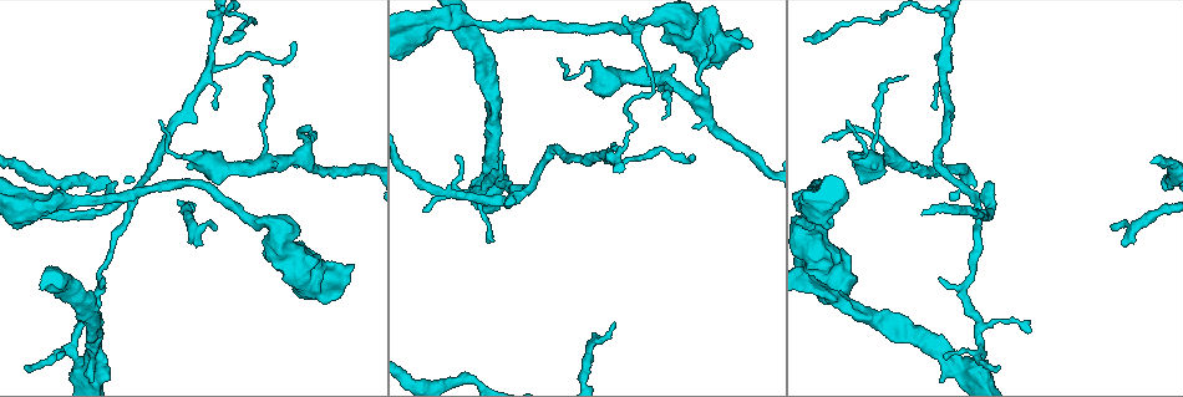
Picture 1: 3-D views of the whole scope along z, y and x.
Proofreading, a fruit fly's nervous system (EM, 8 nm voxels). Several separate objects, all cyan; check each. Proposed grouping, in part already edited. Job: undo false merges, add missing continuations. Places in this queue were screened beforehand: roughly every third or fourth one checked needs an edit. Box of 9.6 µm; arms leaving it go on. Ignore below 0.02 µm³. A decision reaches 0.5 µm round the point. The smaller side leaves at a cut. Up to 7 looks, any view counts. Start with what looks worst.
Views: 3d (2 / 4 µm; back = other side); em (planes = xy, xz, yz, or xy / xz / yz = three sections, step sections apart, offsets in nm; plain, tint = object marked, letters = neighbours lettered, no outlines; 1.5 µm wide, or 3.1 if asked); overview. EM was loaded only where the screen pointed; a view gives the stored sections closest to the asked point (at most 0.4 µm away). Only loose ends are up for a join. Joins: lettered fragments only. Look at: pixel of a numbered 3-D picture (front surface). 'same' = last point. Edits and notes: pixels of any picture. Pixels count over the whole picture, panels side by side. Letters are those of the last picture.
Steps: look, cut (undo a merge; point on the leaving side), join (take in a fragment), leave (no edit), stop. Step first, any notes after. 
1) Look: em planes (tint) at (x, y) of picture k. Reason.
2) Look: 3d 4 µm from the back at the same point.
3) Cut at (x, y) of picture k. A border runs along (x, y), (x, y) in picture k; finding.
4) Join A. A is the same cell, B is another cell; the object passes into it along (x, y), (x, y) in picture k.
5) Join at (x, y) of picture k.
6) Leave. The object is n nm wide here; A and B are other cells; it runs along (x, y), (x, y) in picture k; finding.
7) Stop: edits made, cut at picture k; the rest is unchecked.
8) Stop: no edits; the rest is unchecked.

Look: 3d 4 µm at (266, 75) of picture 1. An open end.

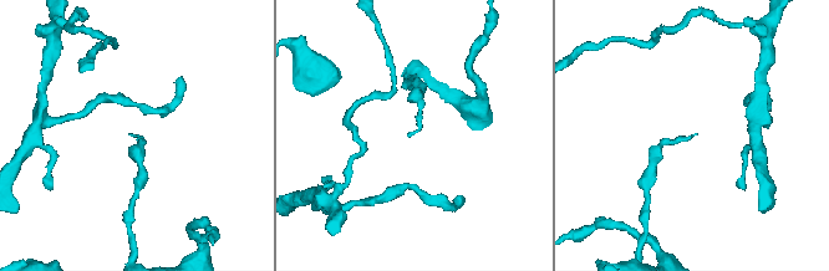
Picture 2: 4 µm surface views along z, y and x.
Look: em planes (letters) at (132, 134) of picture 2.

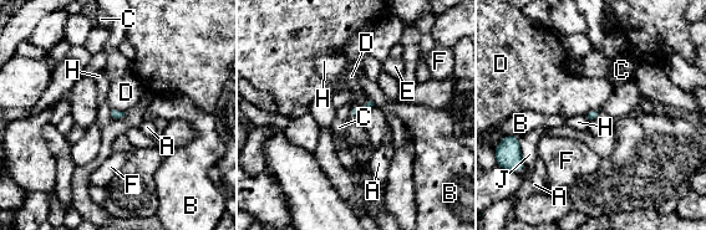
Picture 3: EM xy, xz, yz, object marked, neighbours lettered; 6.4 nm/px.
Leave. A, B, C, D, E, F, H and J are other cells; a border runs along (369, 100), (362, 106), (352, 107) in picture 3; none of them fits.

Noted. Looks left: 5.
Look: em xy step 8 (tint) at (422, 211) of picture 1. Thin end.

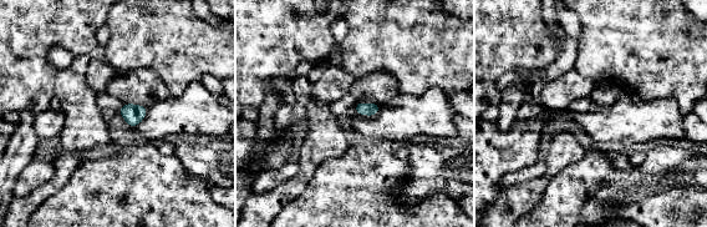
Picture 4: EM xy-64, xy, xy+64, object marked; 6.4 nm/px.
Look: em planes (letters) at the same point.

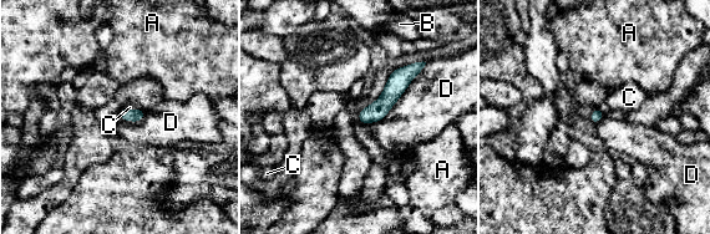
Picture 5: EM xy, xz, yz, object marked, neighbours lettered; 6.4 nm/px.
Join C. C is the same cell, A, B and D are other cells; the object passes into it along (597, 115), (601, 111), (629, 97) in picture 5; the neuron continues.

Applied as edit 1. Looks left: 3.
Look: 3d 2 µm at (1122, 242) of picture 1. Free end.

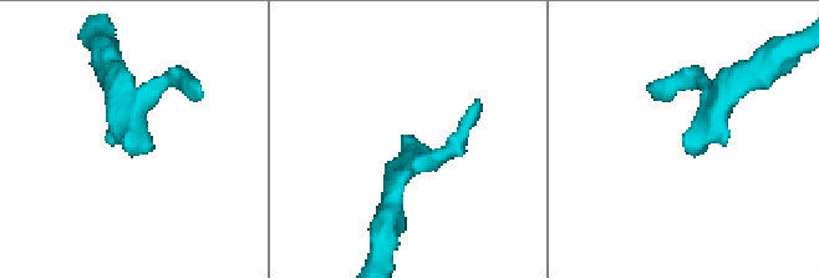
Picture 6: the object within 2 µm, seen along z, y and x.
Look: em planes (tint) at (690, 150) of picture 6.

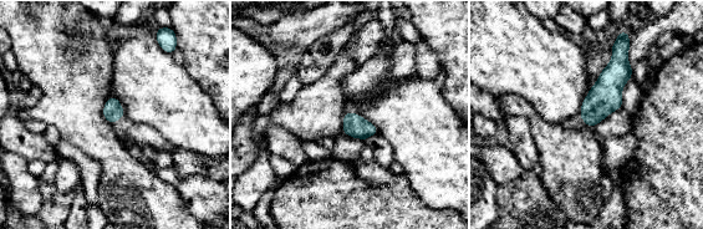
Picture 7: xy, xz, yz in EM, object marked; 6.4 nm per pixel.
Look: em planes (letters) at the same point.

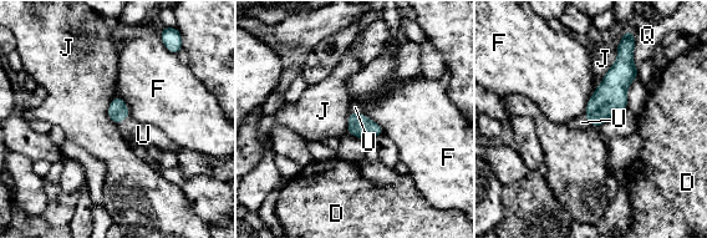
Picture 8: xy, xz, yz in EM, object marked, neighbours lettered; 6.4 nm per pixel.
Join U. U is the same cell, D, F, J and Q are other cells; the object passes into it along (360, 126), (361, 114), (355, 107) in picture 8; it goes on there.

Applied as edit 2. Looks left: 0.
Stop: edits made, join at picture 5, join at picture 8; the rest is unchecked.

